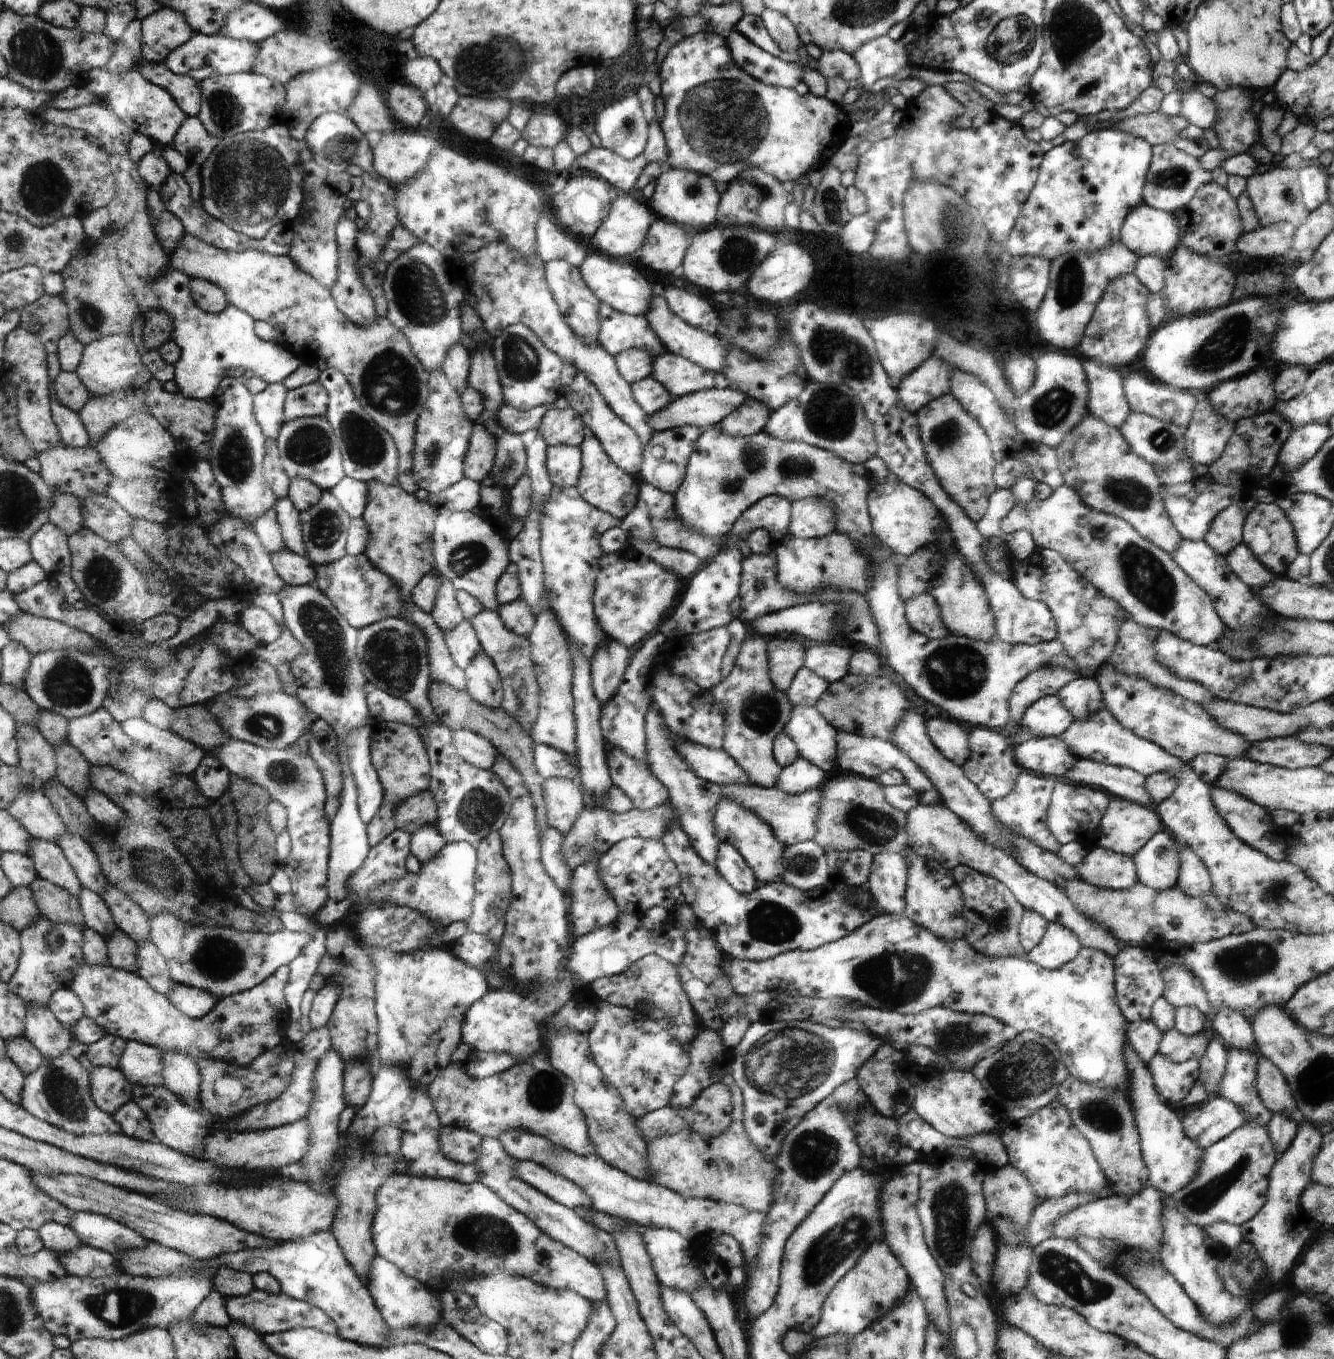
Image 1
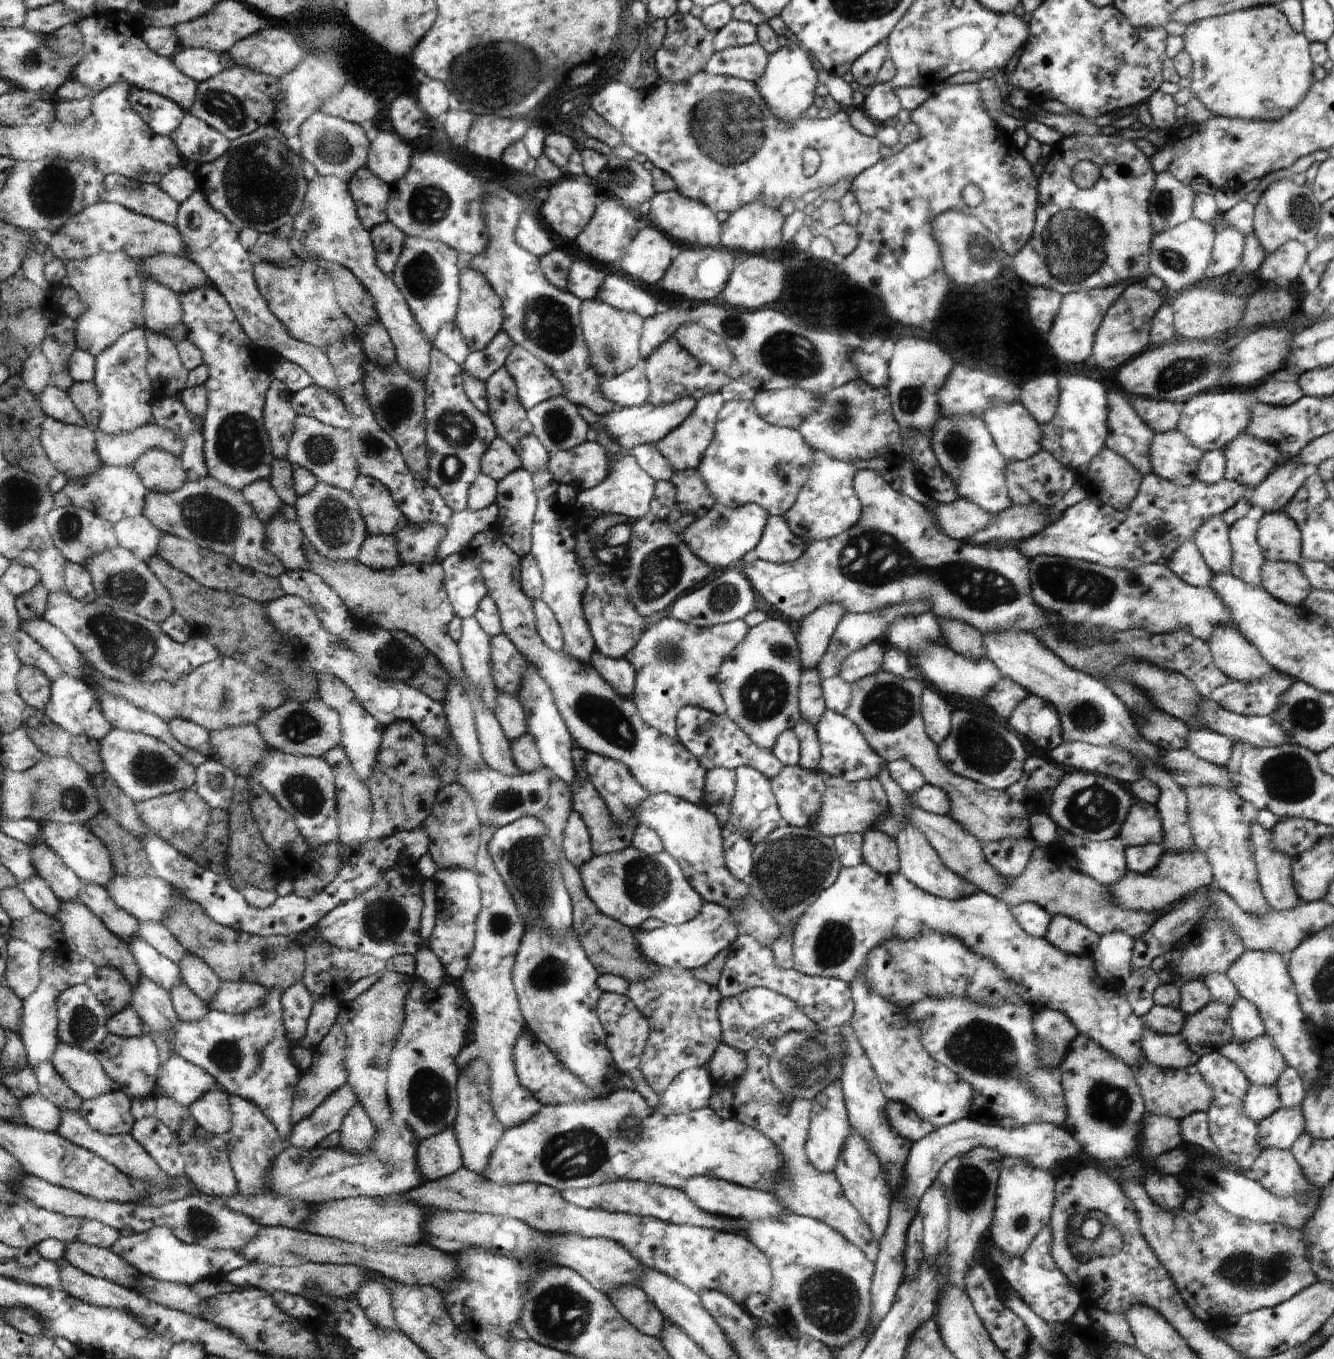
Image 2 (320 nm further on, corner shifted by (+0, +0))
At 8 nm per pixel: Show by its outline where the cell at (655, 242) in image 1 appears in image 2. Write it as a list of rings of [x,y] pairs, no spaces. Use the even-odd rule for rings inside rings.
[[[648,224],[632,240],[621,266],[632,281],[656,284],[664,277],[664,272],[669,270],[670,264],[673,264],[672,250],[672,240]]]

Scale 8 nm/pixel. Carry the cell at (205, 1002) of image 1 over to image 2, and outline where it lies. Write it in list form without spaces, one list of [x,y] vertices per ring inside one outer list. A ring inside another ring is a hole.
[[[222,981],[218,986],[218,993],[209,1003],[212,1011],[246,1014],[254,1008],[260,1008],[268,989],[256,982],[229,982]]]

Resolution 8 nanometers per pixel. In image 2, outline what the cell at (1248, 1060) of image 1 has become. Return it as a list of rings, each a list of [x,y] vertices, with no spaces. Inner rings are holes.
[[[1238,996],[1236,1004],[1229,1008],[1232,1036],[1238,1042],[1246,1042],[1265,1034],[1258,1010],[1244,997]]]

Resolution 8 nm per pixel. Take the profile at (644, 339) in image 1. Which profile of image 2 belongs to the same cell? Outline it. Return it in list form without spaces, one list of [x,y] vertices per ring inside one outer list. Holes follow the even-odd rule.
[[[598,298],[584,299],[581,302],[581,327],[592,356],[592,363],[602,379],[624,373],[641,364],[641,334],[644,332],[641,315],[618,310]]]

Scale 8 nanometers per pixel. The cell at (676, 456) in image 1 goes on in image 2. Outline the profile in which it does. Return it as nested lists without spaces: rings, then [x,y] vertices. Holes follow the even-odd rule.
[[[721,393],[707,394],[705,397],[696,400],[696,406],[692,413],[677,426],[676,429],[666,434],[664,438],[656,442],[654,446],[657,447],[662,454],[672,463],[674,472],[696,469],[700,464],[703,452],[708,448],[708,445],[714,438],[714,427],[716,424],[716,417],[722,408],[725,400]]]

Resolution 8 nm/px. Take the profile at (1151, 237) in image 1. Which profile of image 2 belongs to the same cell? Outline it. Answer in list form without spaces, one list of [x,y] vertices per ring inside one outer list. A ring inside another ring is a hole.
[[[1192,217],[1168,230],[1155,233],[1152,237],[1149,254],[1149,274],[1163,280],[1165,288],[1174,292],[1188,290],[1190,286],[1204,285],[1210,280],[1202,280],[1211,259],[1215,228],[1213,225]]]

